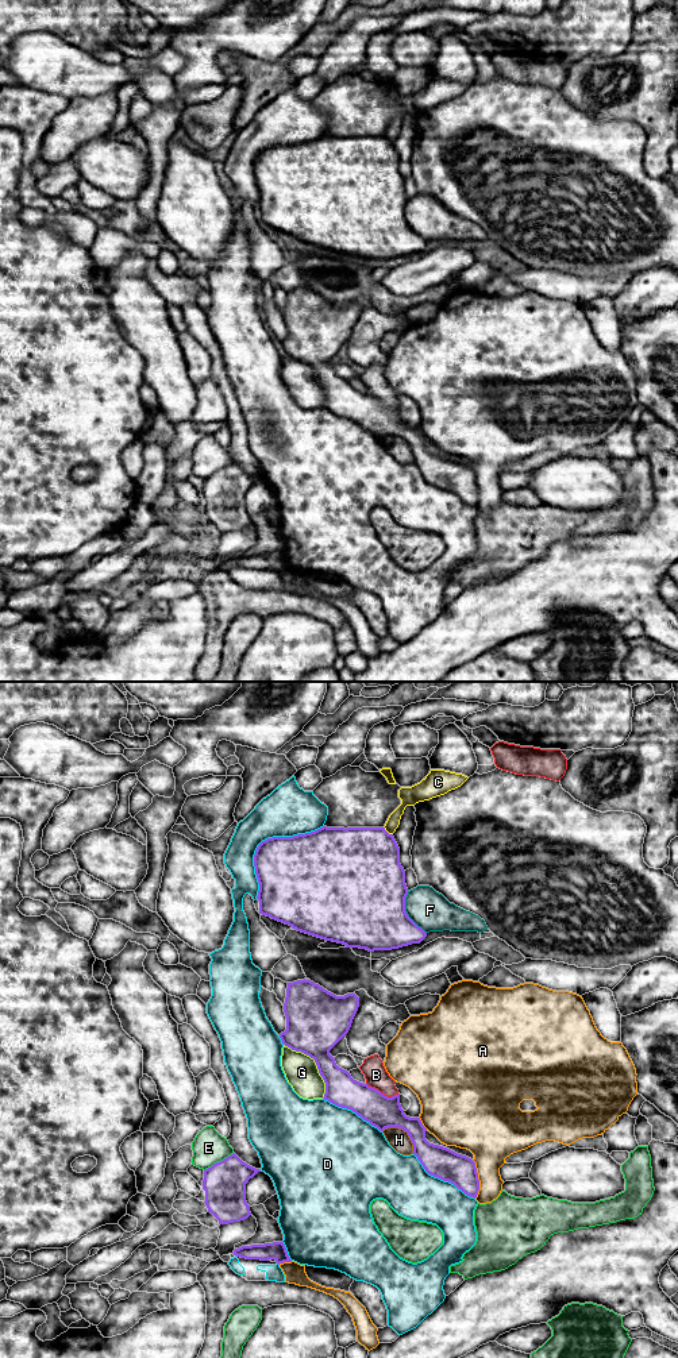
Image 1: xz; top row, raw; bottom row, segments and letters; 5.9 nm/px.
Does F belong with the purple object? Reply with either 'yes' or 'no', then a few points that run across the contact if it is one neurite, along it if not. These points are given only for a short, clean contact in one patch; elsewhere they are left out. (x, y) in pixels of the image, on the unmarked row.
yes

